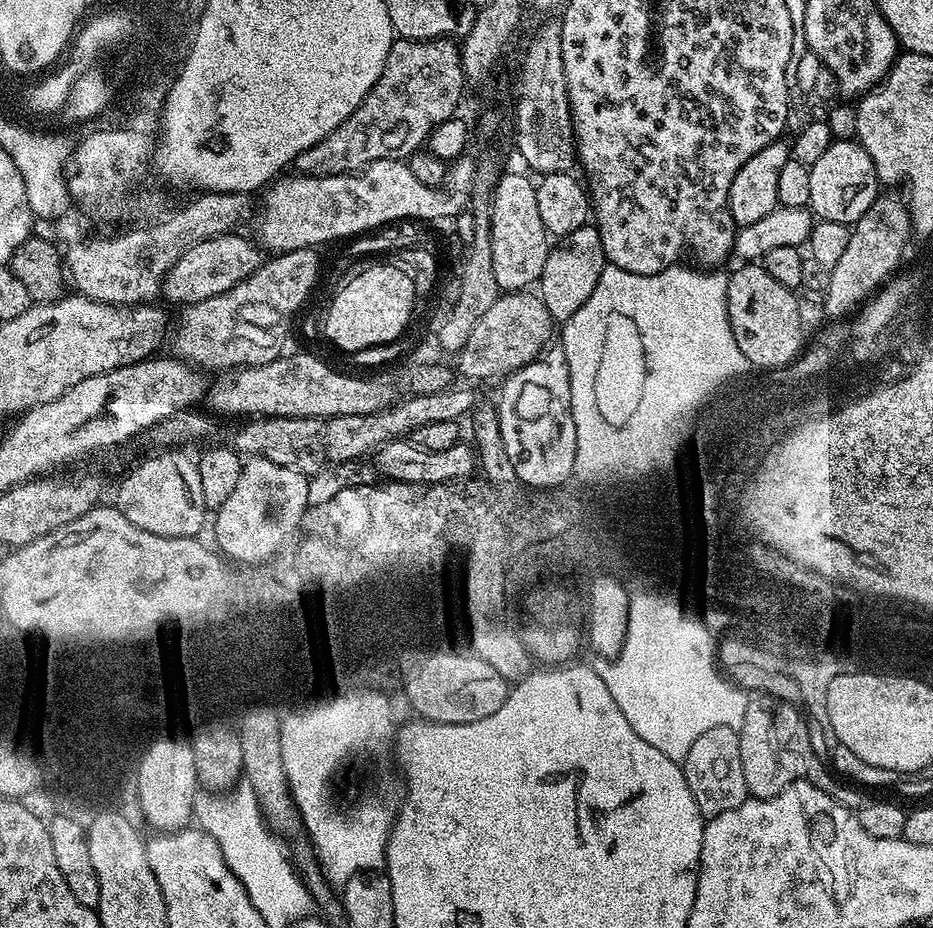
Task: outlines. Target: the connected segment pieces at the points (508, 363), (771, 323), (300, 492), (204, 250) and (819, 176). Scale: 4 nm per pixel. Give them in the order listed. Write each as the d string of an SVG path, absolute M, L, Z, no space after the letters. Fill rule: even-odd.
M535 291L504 292L474 322L474 330L470 330L470 338L466 338L466 346L458 354L461 374L468 380L492 380L518 371L549 347L552 327L552 316Z
M746 262L729 273L727 316L731 333L751 367L758 370L783 368L801 353L806 335L802 332L802 309L797 295L768 275L763 265Z
M261 456L245 459L241 463L238 482L235 483L230 498L226 498L226 502L215 509L215 547L229 561L232 559L246 564L242 566L266 564L295 534L304 512L309 508L308 481L309 477L303 476L301 472L278 466L278 462L270 462Z
M240 234L215 236L183 252L164 276L163 299L168 299L175 306L206 302L206 298L214 298L214 294L226 294L226 290L254 274L254 270L262 263L261 249L249 237L248 241L246 237L236 235Z
M833 139L831 146L810 165L810 198L808 208L817 221L853 225L876 201L878 181L870 154L855 139ZM877 188L877 189L876 189Z

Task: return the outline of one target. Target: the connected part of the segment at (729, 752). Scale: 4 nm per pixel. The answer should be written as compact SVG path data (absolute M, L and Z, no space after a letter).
M714 726L706 730L687 752L682 767L690 794L694 797L700 815L706 820L734 810L734 807L740 806L749 797L742 769L740 735L735 728Z

